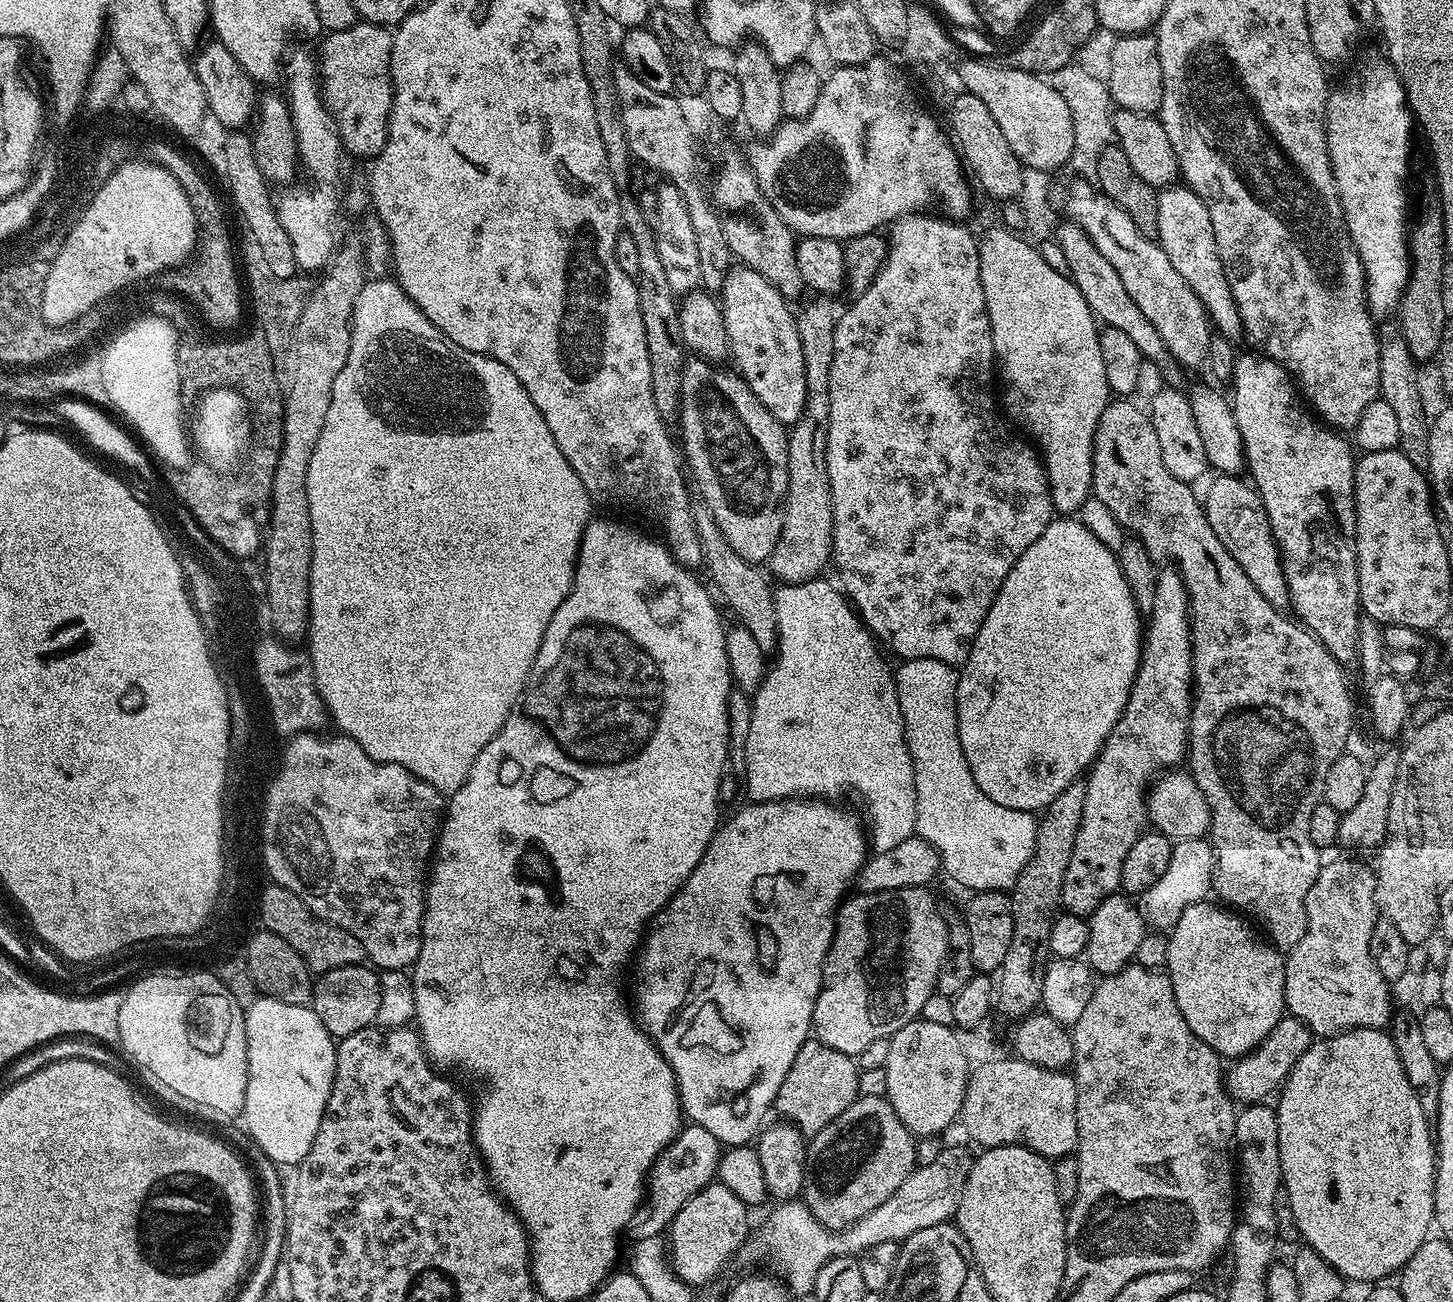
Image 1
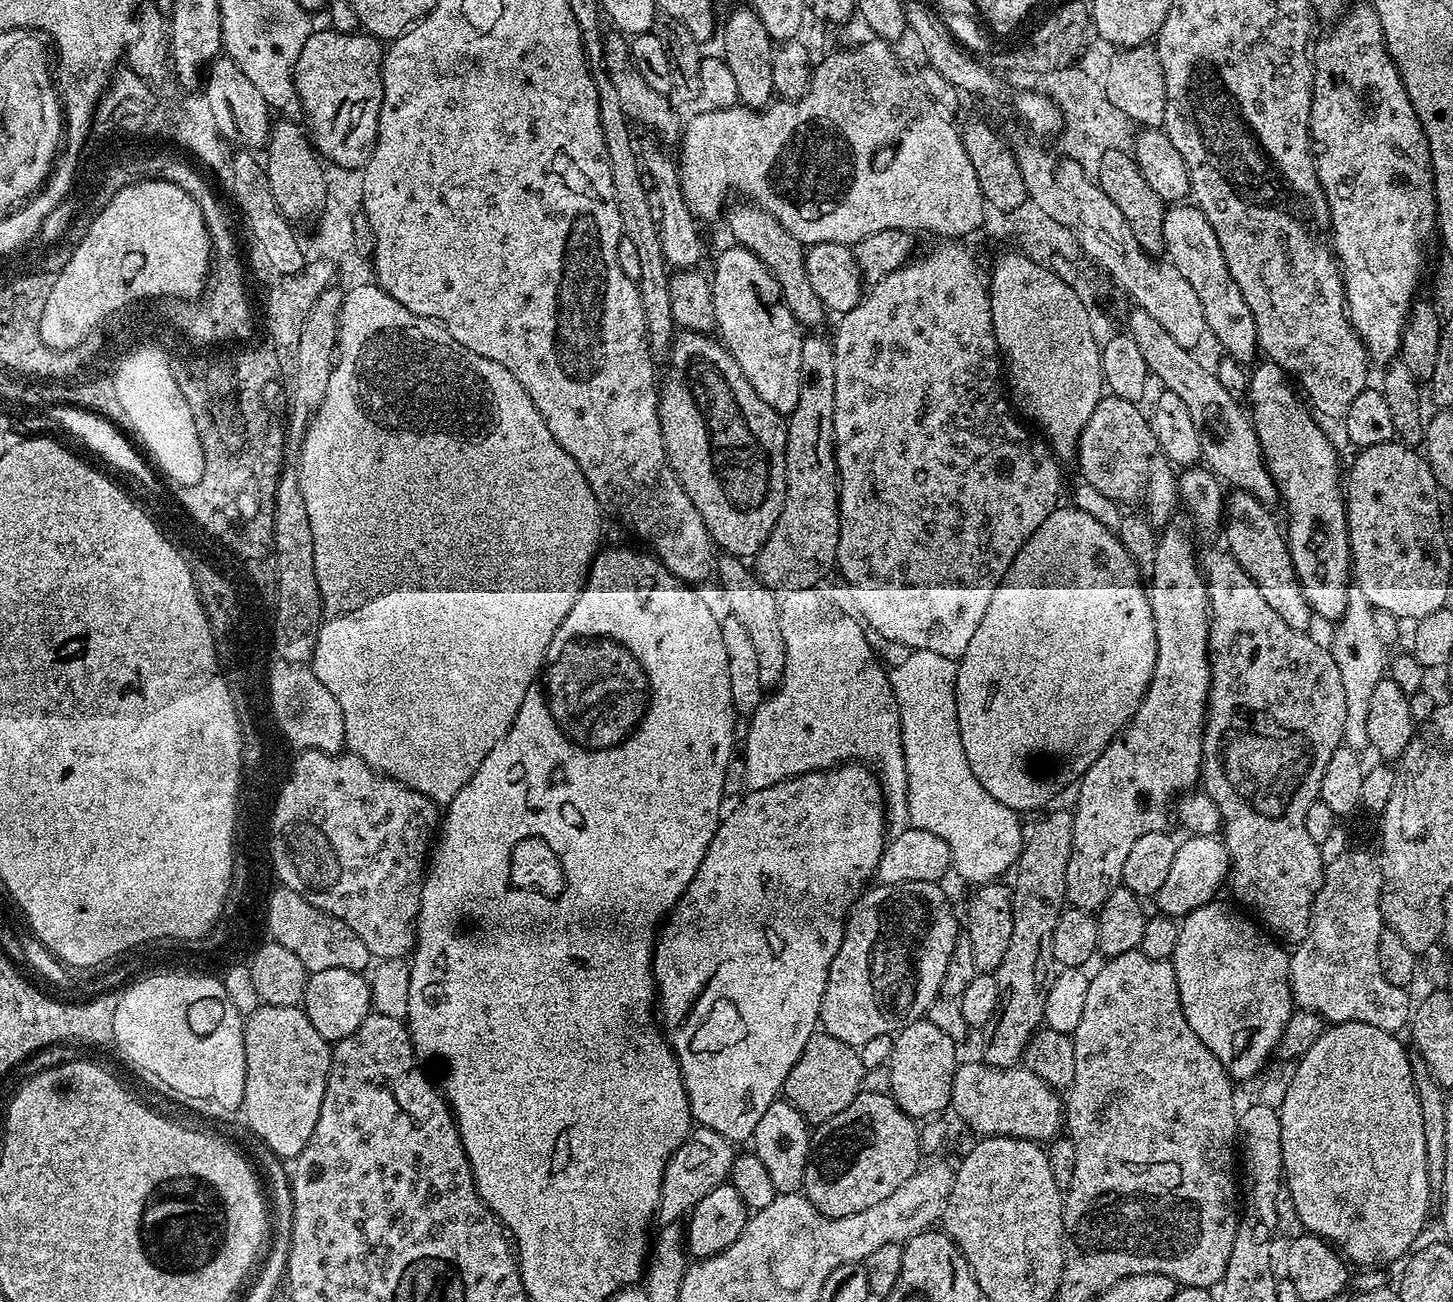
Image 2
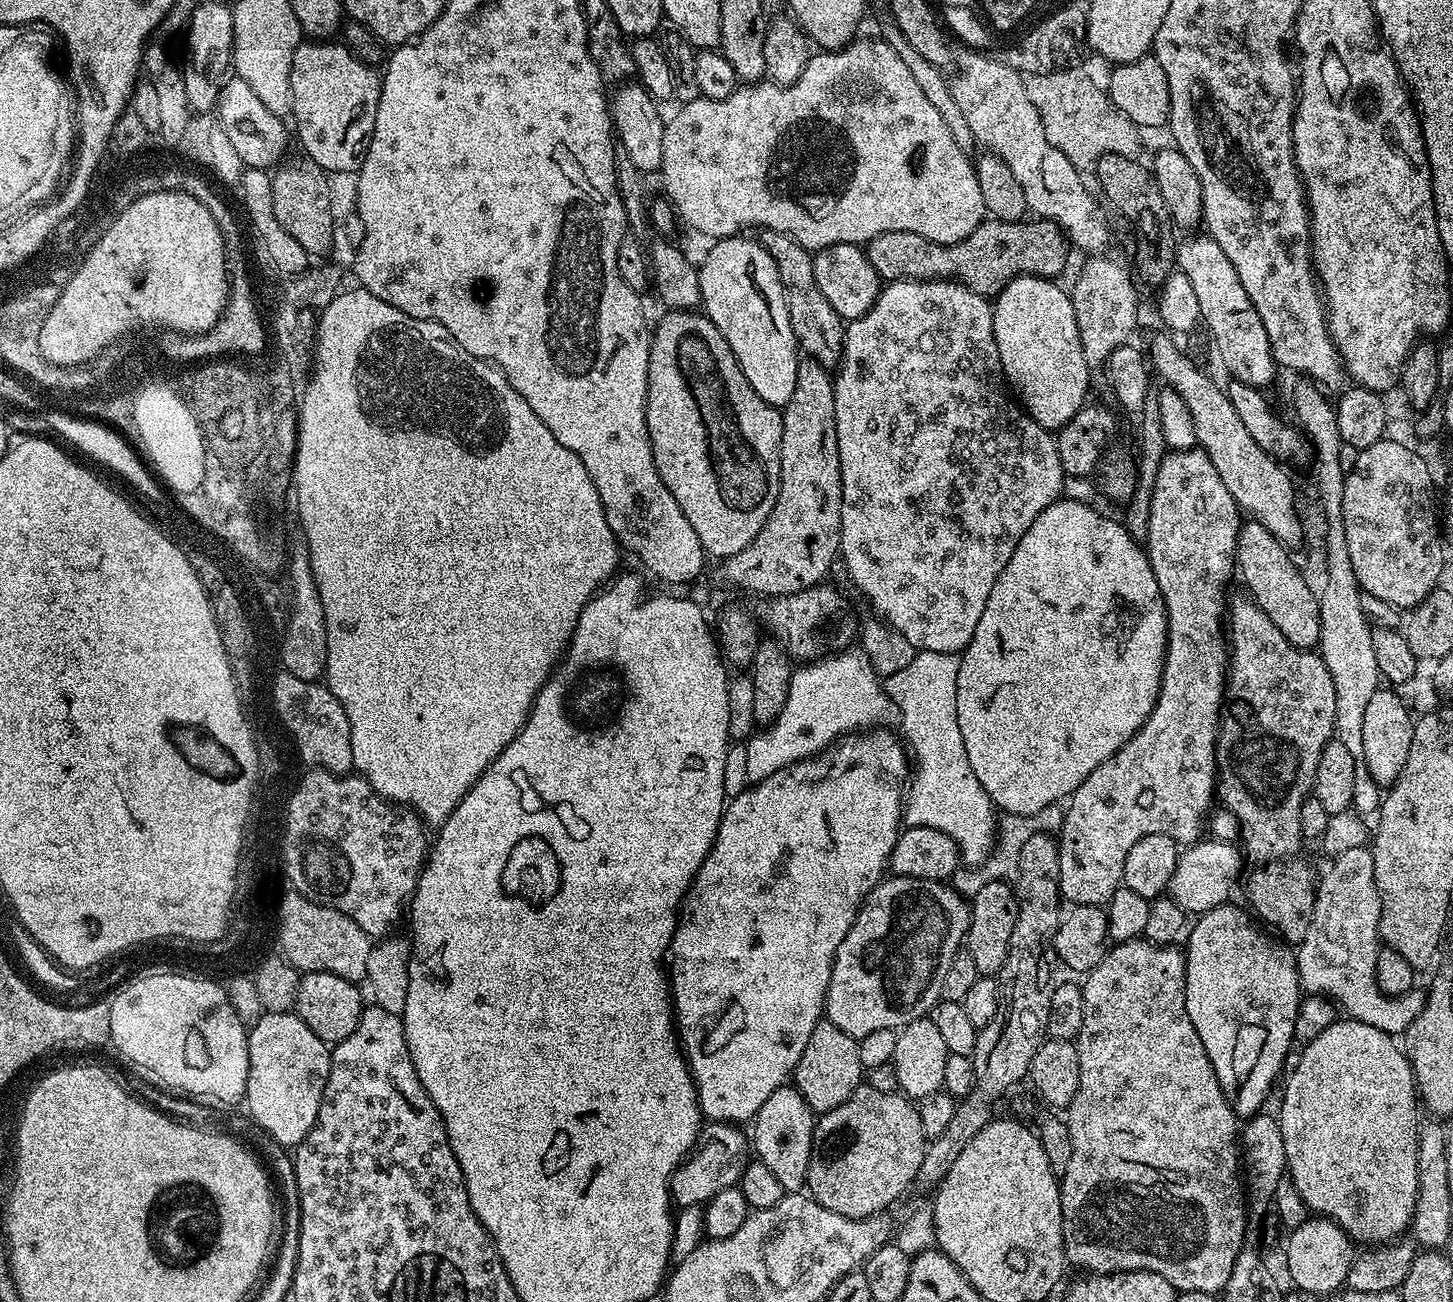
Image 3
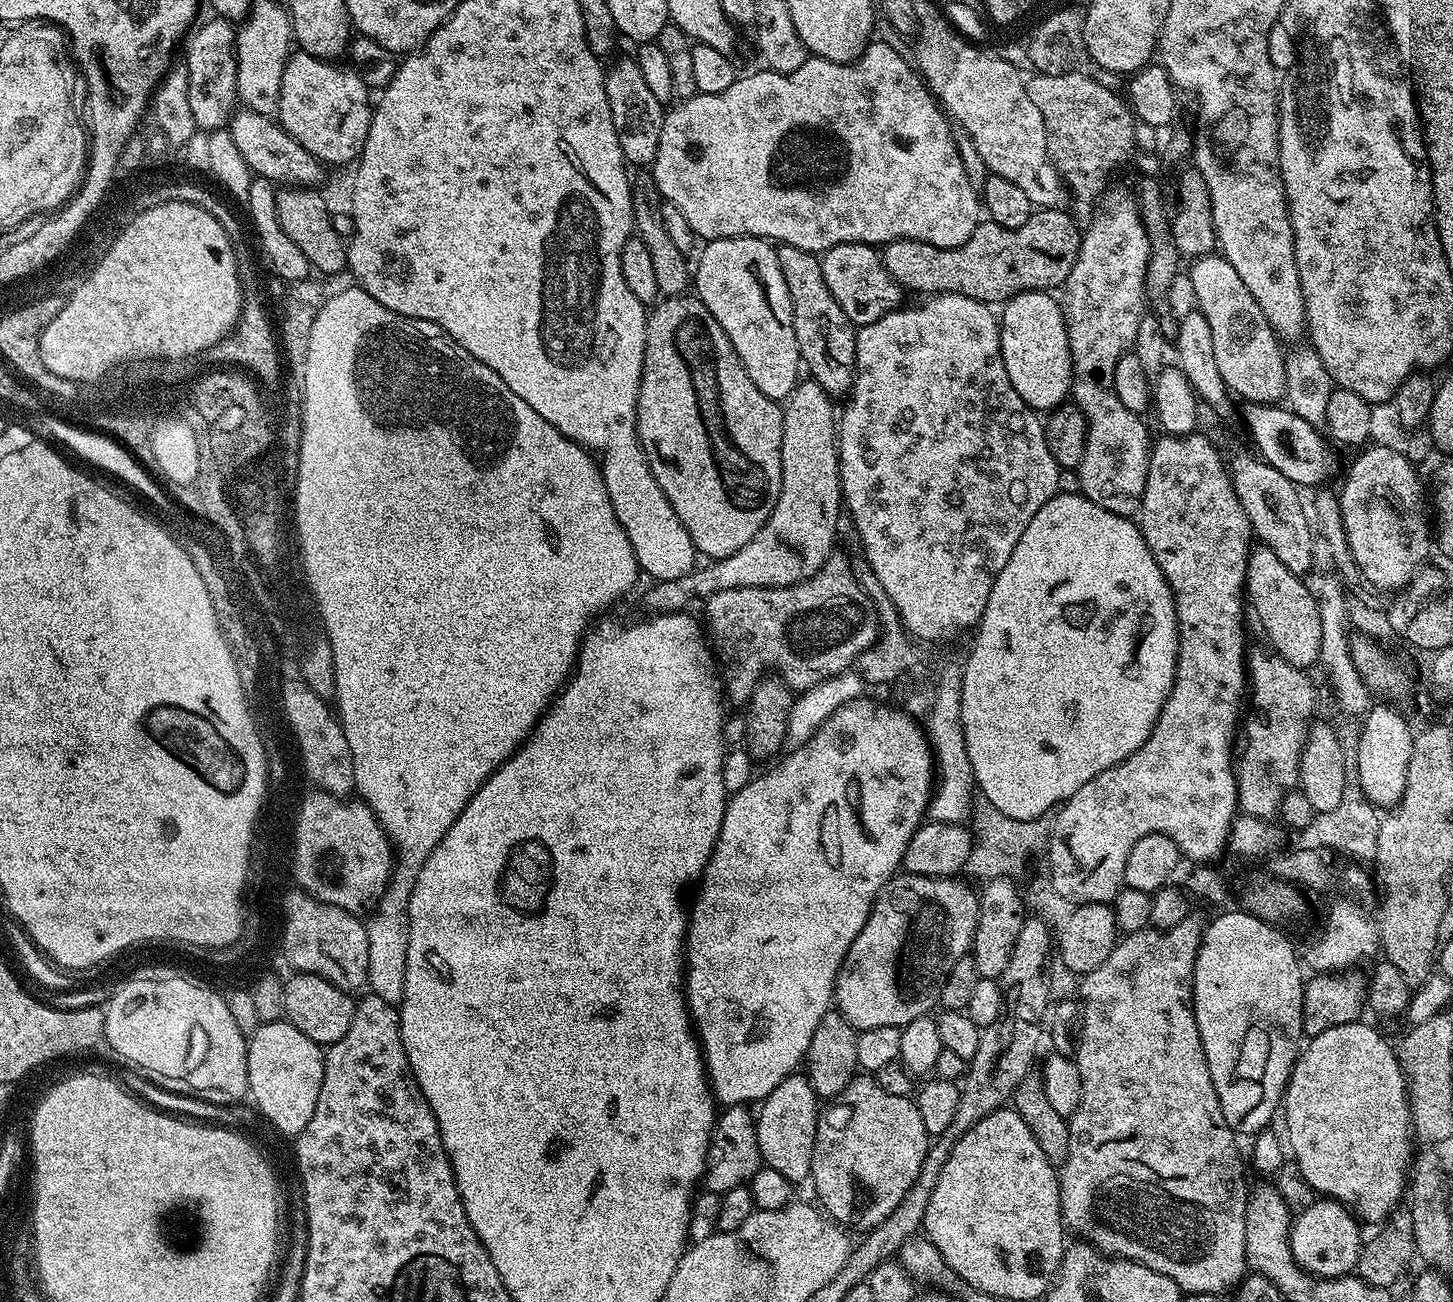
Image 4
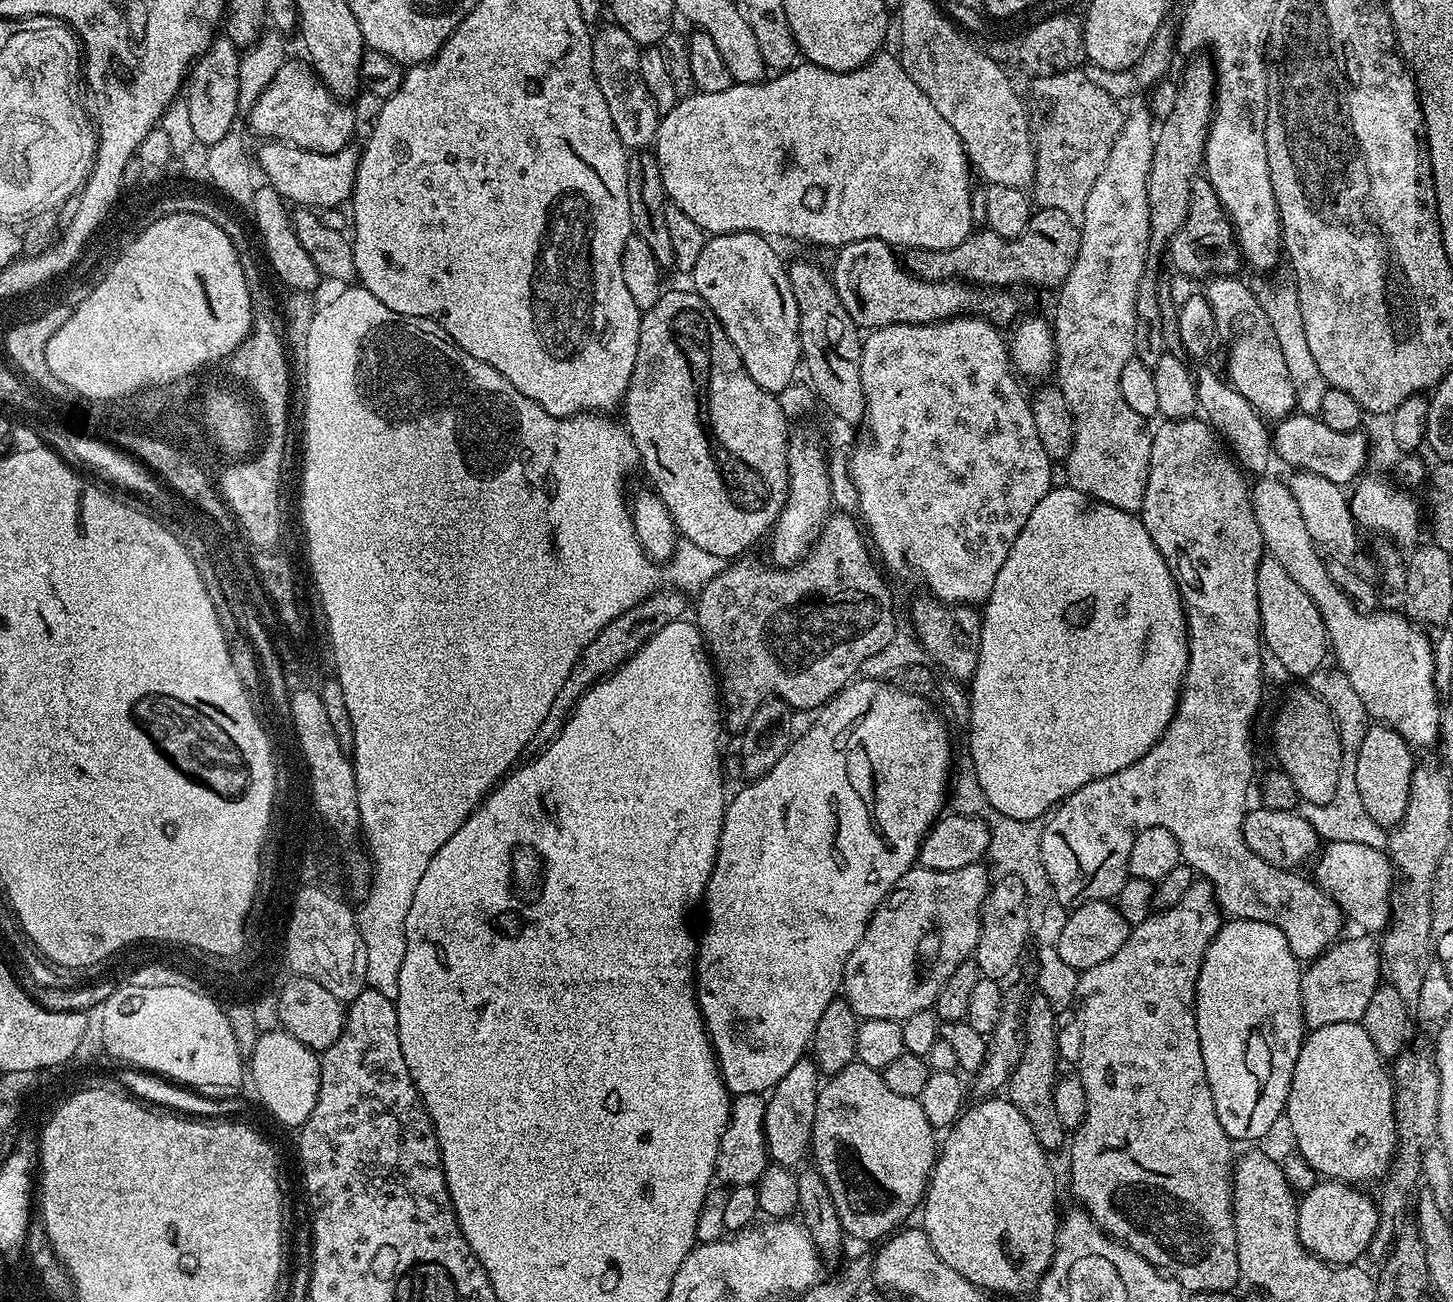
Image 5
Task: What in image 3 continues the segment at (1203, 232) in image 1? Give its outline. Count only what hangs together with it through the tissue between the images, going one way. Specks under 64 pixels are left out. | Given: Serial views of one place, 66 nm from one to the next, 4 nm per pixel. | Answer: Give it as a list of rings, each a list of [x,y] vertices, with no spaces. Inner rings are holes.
[[[1192,234],[1189,240],[1181,239],[1176,250],[1176,266],[1179,272],[1190,278],[1194,286],[1194,295],[1198,298],[1198,310],[1203,327],[1212,331],[1212,340],[1216,343],[1216,352],[1224,363],[1231,379],[1246,382],[1252,388],[1267,389],[1267,384],[1278,373],[1278,365],[1270,350],[1270,338],[1266,338],[1266,326],[1250,302],[1242,281],[1238,279],[1238,270],[1230,263],[1230,258],[1222,254],[1222,246],[1214,242],[1207,234]]]

